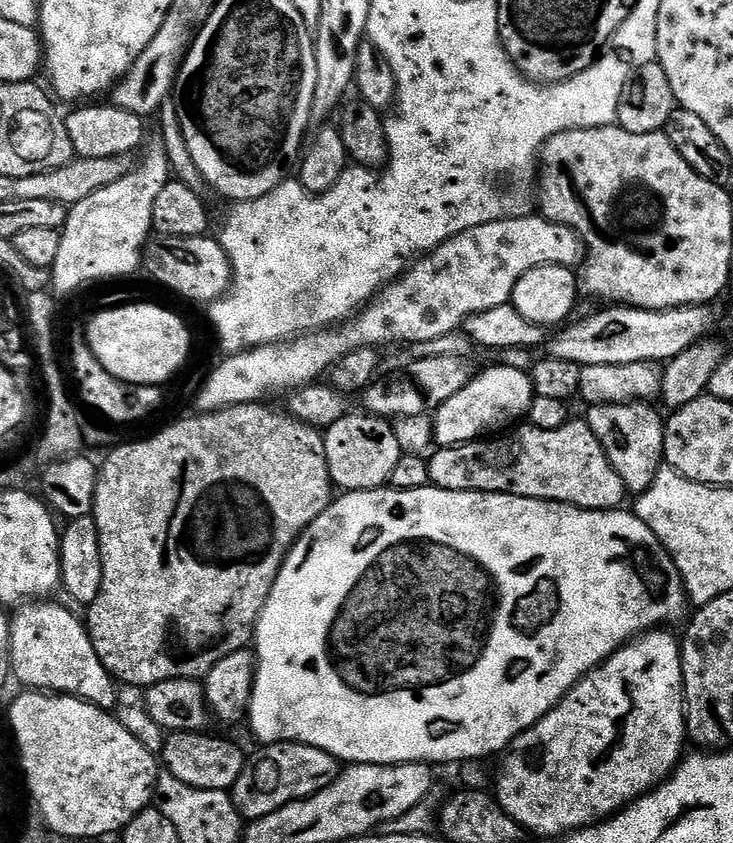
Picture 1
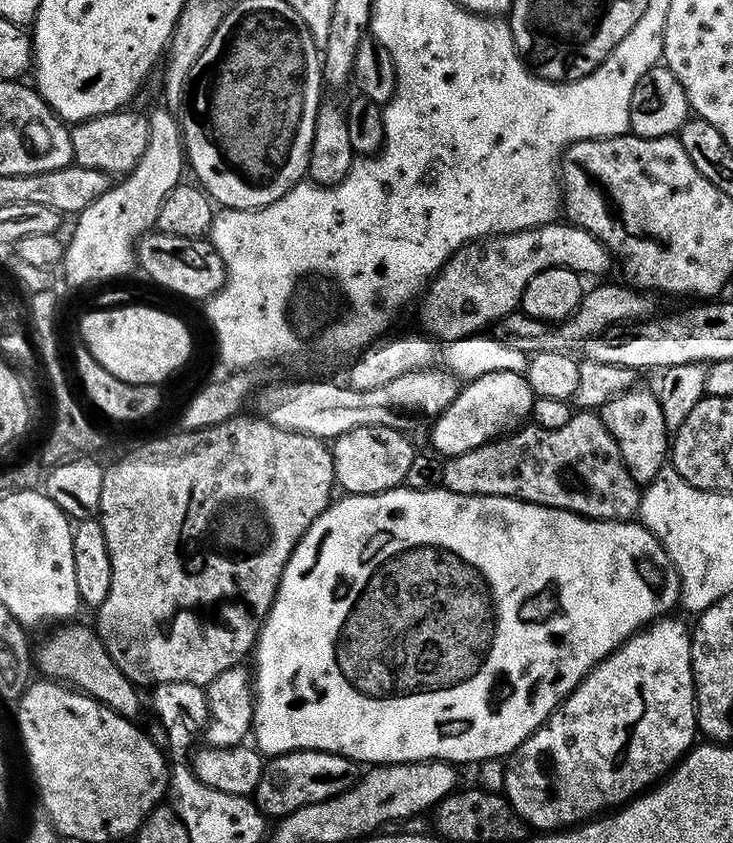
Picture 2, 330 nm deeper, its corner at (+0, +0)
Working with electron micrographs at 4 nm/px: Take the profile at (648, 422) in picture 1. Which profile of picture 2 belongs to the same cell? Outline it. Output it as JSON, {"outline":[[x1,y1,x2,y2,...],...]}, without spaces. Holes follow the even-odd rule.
{"outline":[[631,389,621,396,609,399,600,410,601,419,611,424,619,424,618,430,626,434,626,452,622,454,622,463,628,469,629,476,637,485,646,486,656,479,666,467,666,457,670,452,670,436,666,434,666,419,651,391]]}

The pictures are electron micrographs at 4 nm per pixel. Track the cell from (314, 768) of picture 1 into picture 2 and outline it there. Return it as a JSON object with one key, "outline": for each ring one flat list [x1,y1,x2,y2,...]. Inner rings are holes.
{"outline":[[289,752,286,756,269,759,254,793,255,803,261,812,272,818,297,812,308,804,317,804,345,791,352,768,353,761,332,752]]}

